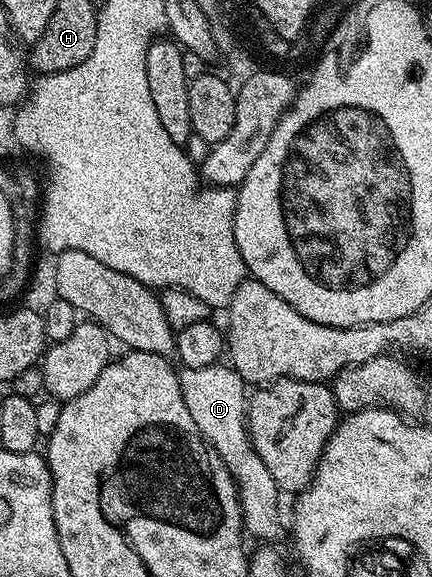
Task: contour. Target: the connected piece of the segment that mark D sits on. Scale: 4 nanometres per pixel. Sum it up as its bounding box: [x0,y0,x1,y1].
[179,363,282,542]

